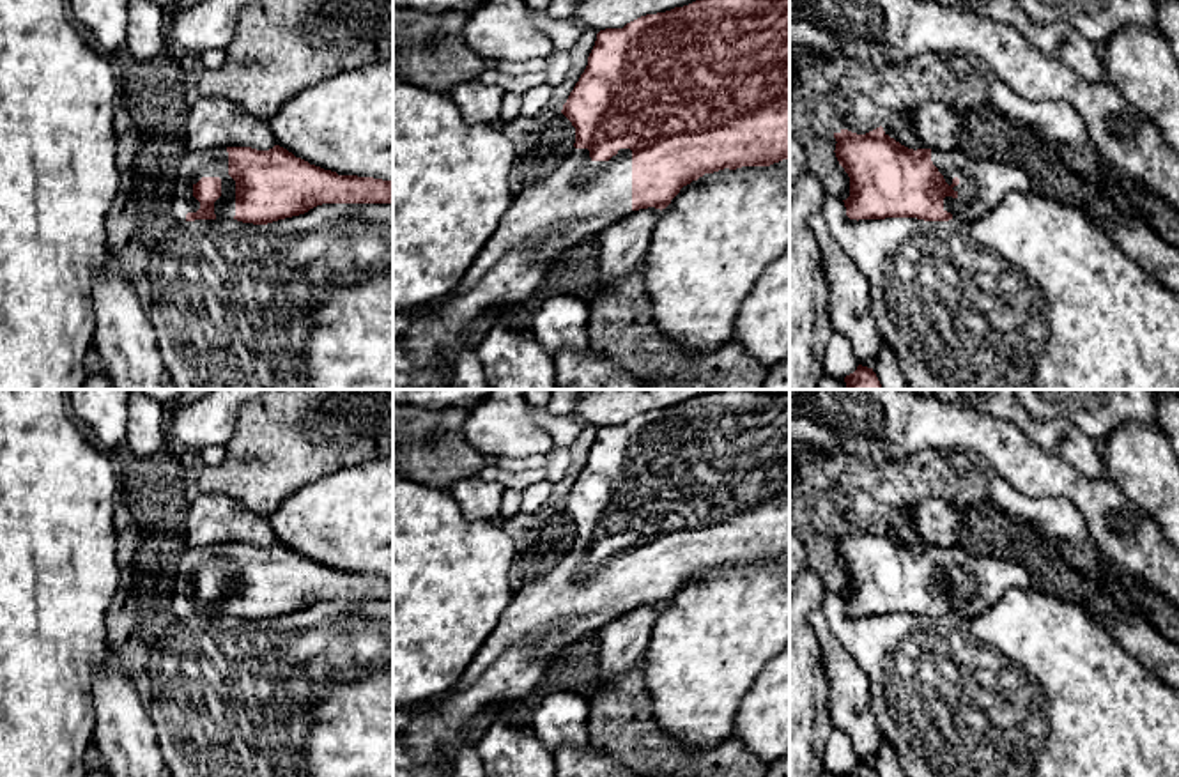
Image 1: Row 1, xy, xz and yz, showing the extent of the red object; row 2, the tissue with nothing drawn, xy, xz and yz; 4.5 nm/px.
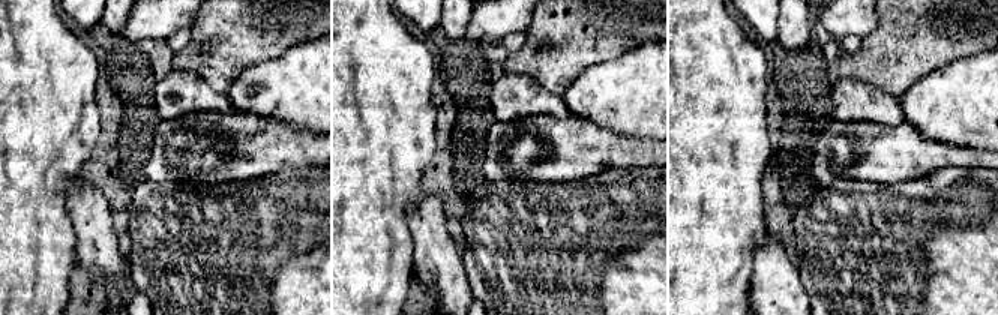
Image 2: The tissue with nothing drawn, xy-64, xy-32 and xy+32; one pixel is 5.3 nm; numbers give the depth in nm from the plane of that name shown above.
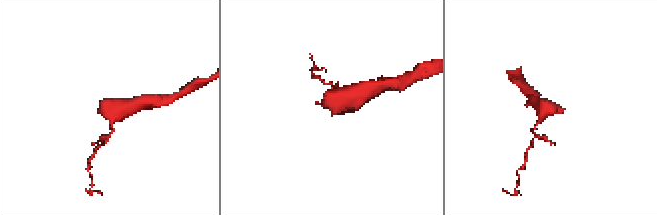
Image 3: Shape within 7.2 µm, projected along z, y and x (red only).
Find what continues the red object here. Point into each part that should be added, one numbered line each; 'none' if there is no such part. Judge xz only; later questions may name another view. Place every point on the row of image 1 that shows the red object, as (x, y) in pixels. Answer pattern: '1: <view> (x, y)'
1: xz (581, 197)

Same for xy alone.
1: xy (213, 161)

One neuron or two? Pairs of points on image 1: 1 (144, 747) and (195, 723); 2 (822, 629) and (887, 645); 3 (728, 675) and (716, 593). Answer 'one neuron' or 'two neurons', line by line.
1: two neurons
2: two neurons
3: one neuron

